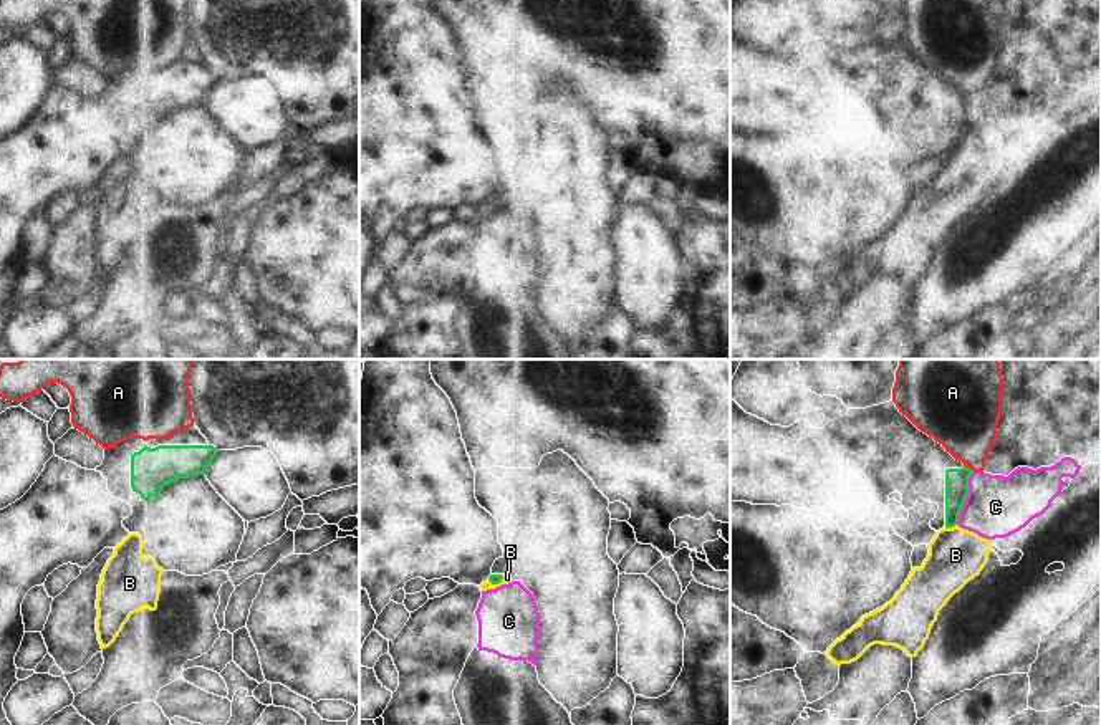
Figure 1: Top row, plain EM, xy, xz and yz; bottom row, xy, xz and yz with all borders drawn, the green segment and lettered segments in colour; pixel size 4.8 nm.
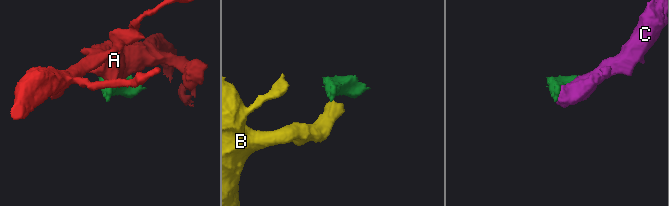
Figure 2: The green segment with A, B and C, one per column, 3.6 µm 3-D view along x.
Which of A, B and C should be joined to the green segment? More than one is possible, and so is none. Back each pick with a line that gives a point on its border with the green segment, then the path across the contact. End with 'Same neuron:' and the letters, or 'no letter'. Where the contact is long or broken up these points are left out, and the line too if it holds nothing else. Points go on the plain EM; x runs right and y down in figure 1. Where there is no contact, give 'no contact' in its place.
Same neuron: no letter

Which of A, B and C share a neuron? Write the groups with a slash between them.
A / B C

